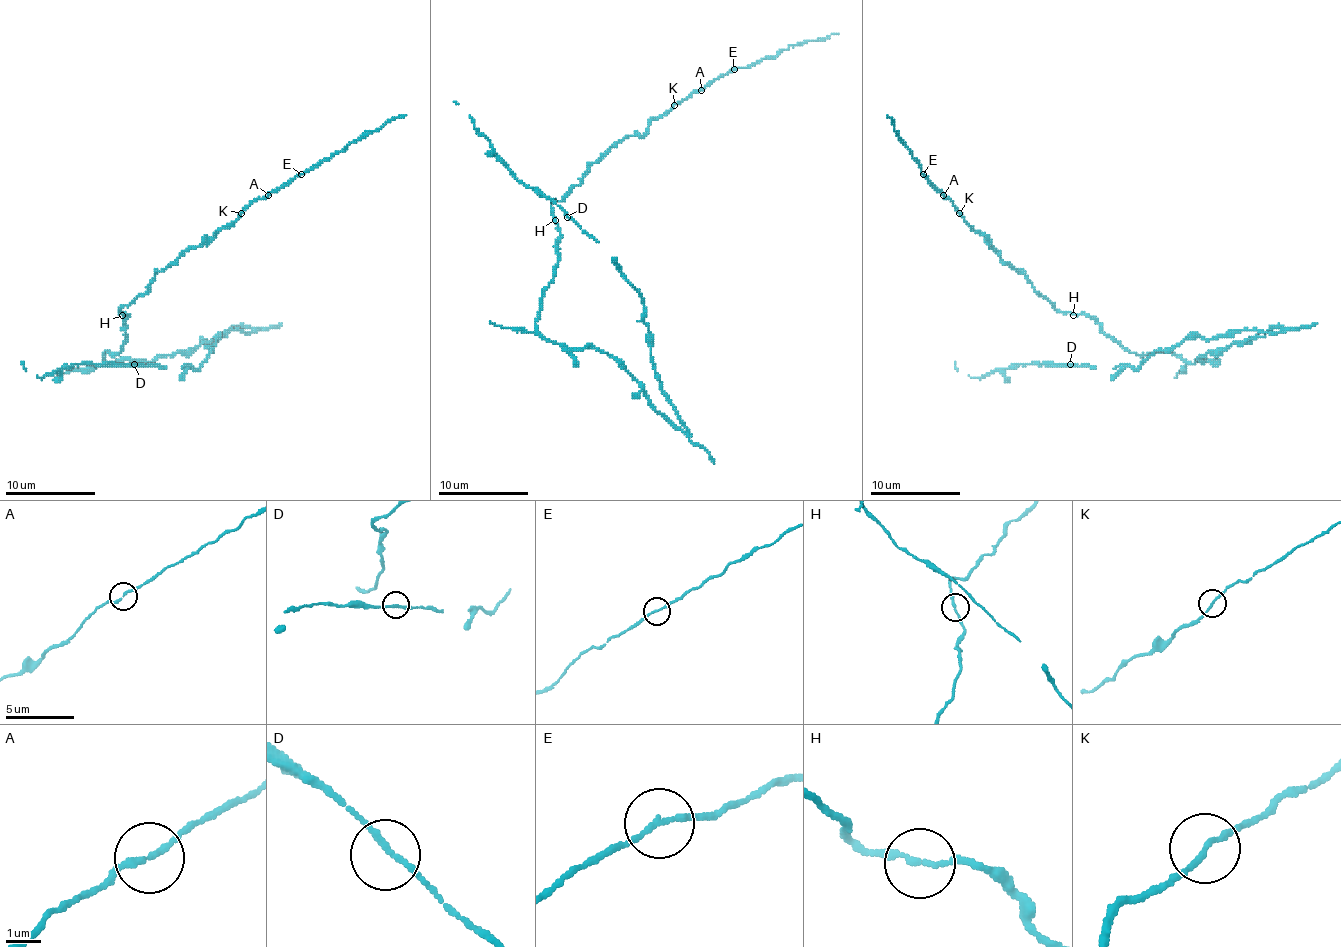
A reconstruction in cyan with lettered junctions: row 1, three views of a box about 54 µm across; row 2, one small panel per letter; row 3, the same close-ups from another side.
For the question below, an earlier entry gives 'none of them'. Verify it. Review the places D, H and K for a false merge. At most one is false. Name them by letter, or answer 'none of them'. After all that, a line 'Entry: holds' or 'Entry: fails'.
none of them
Entry: holds

